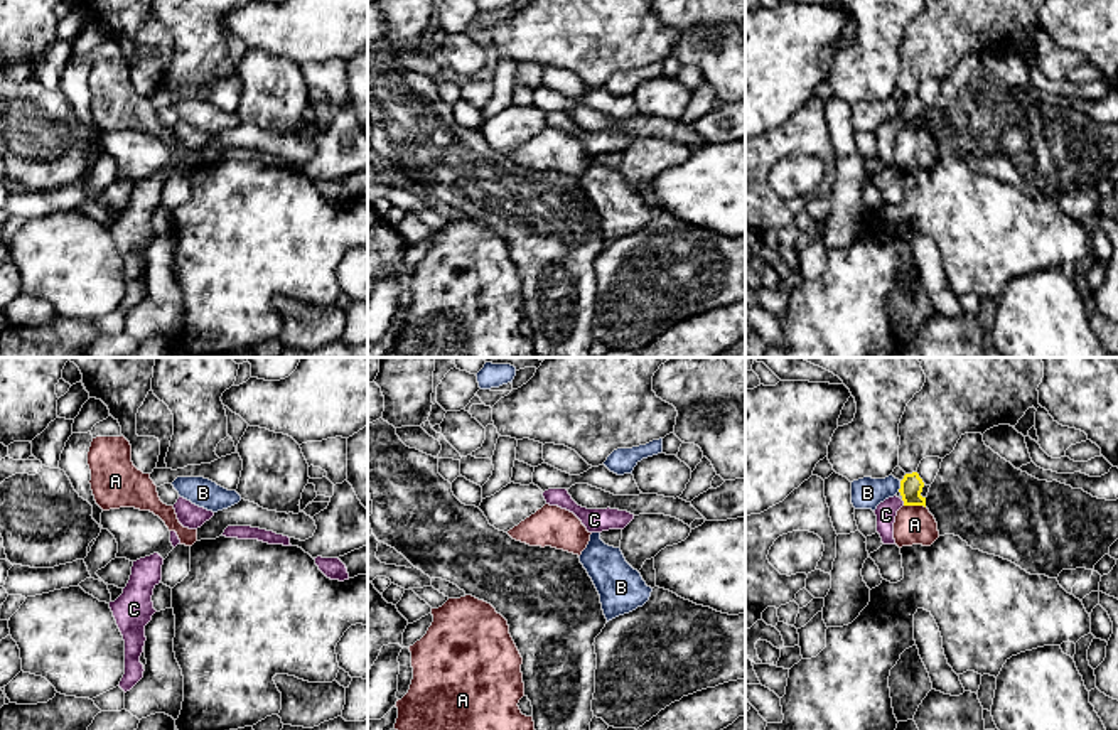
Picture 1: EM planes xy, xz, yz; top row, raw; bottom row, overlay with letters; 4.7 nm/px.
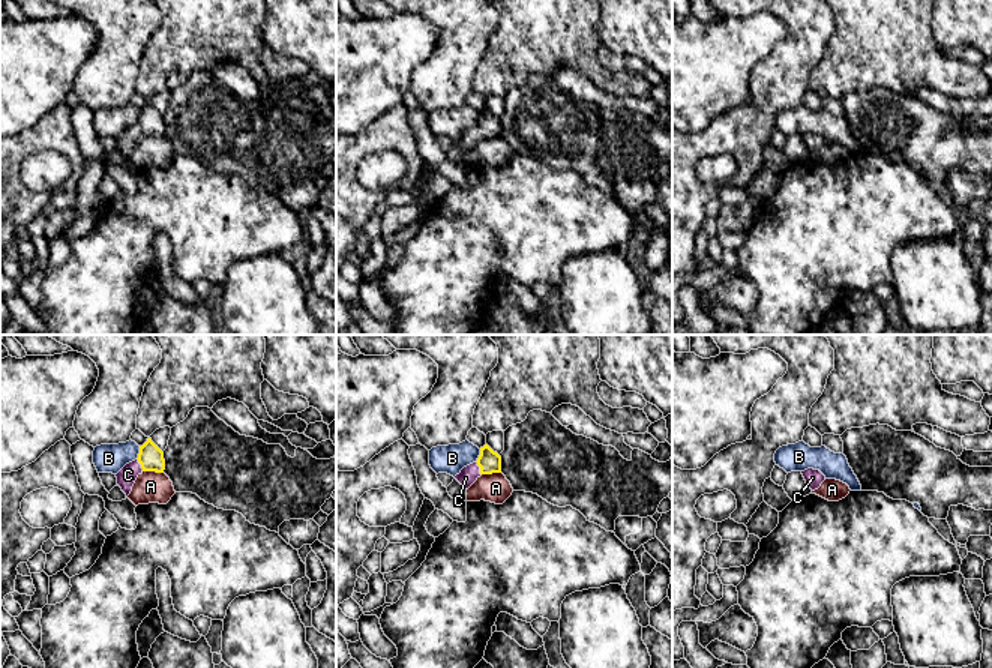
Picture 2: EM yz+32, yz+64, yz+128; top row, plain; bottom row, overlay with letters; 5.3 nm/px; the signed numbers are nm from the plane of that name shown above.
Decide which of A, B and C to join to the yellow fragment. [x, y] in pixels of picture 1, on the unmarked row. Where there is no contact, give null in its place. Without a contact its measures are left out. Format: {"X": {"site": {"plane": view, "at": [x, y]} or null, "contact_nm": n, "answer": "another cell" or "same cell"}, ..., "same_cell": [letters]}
{"A": {"site": {"plane": "yz", "at": [914, 127]}, "contact_nm": 110, "answer": "another cell"}, "B": {"site": {"plane": "yz", "at": [901, 108]}, "contact_nm": 60, "answer": "another cell"}, "C": {"site": {"plane": "yz", "at": [904, 125]}, "contact_nm": 40, "answer": "same cell"}, "same_cell": ["C"]}

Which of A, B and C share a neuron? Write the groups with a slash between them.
A / B / C

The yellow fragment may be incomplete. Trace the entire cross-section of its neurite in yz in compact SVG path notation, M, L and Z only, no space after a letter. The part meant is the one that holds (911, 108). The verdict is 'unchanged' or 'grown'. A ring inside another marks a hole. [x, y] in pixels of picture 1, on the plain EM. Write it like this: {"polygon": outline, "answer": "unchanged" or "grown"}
{"polygon": "M917 94L906 96L904 101L900 103L899 111L900 118L889 120L877 128L877 132L873 133L877 138L877 155L880 157L884 167L895 167L894 145L897 133L902 128L926 130L926 120L921 118L922 110L924 105Z", "answer": "grown"}

